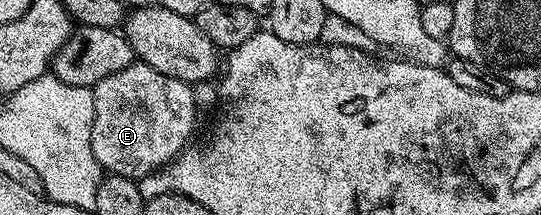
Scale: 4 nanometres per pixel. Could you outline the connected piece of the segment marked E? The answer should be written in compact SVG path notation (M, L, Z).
M133 63L118 75L91 86L94 101L90 139L94 159L113 176L140 180L164 168L189 144L196 125L196 97L187 81L162 75L154 67Z

